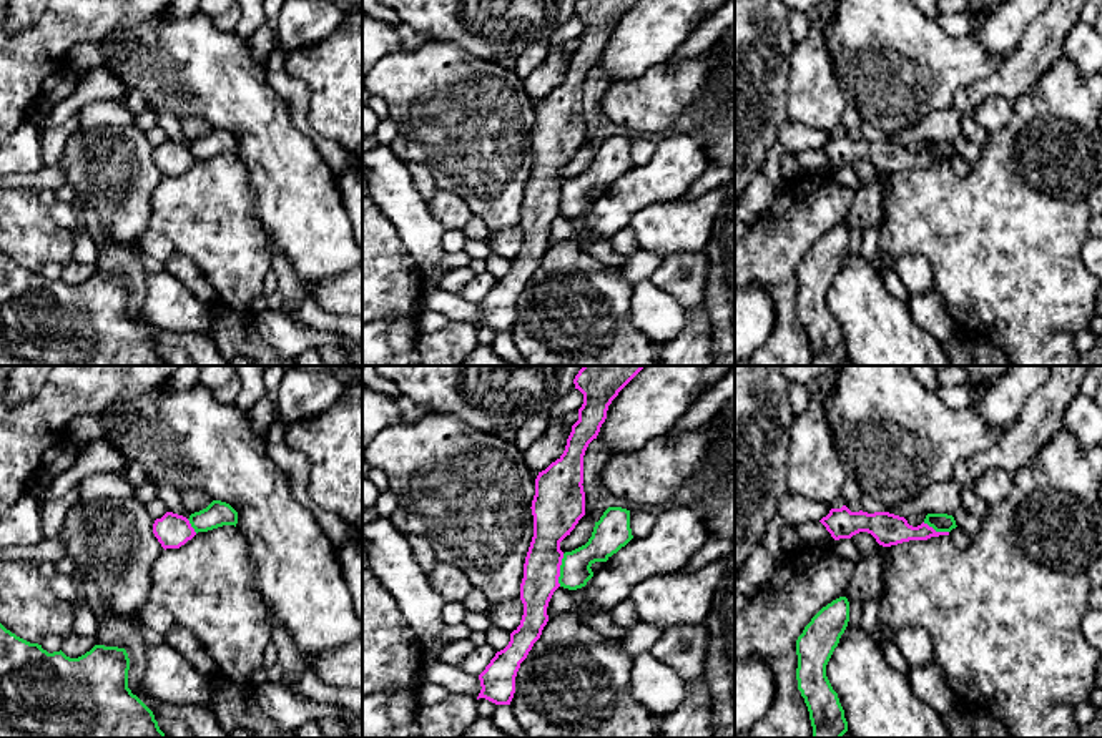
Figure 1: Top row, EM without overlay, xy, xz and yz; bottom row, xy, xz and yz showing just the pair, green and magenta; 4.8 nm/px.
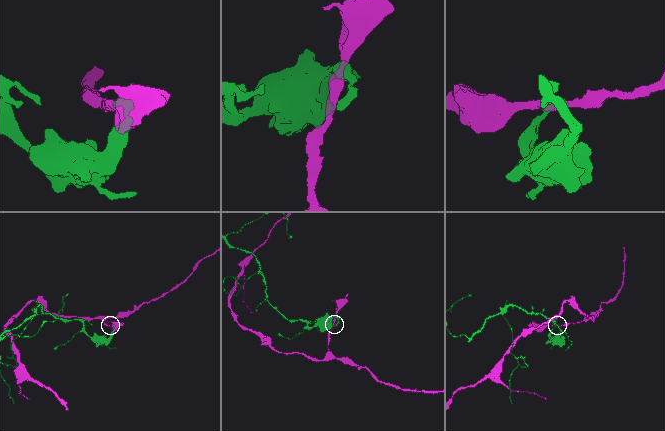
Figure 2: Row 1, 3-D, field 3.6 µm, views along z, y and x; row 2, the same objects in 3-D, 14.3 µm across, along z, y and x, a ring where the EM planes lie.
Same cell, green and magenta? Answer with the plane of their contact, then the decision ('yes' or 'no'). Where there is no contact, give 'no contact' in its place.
meets green in xz; no

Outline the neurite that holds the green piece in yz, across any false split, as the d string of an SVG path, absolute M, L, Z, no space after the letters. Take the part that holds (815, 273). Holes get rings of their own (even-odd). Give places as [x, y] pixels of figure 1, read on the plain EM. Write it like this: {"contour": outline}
{"contour": "M839 224L811 246L796 268L798 317L809 339L813 366L841 366L848 359L844 337L826 304L826 293L848 249L849 229Z"}

